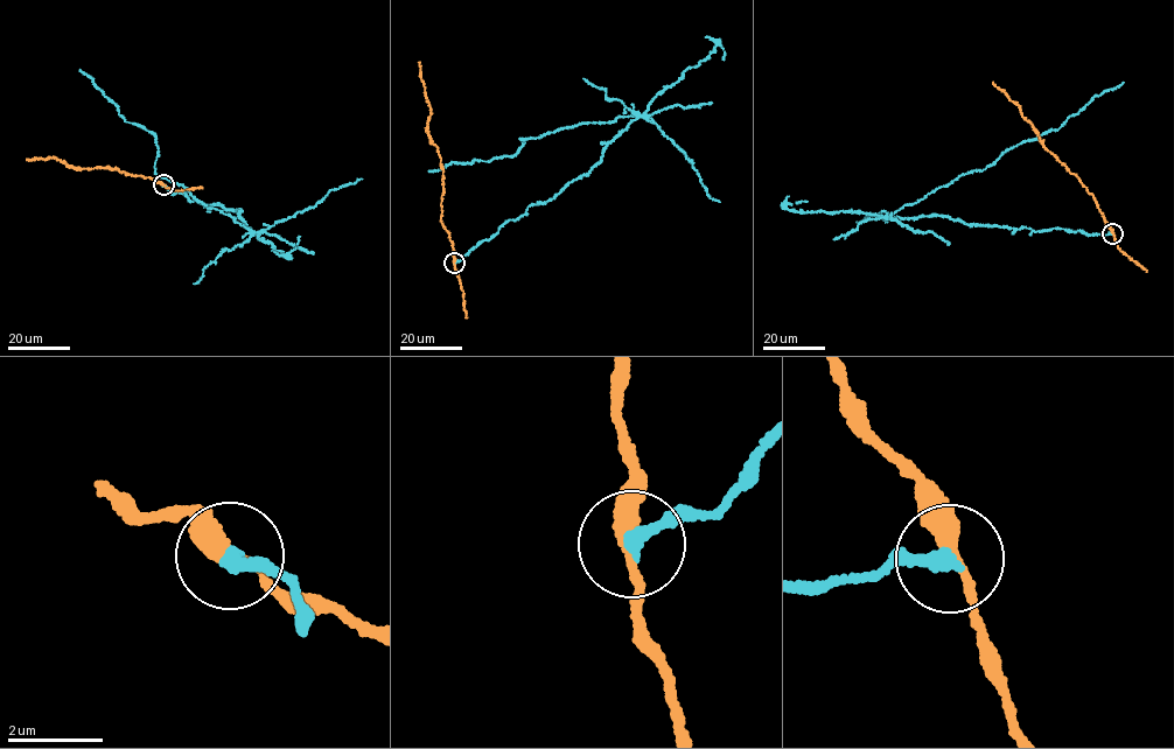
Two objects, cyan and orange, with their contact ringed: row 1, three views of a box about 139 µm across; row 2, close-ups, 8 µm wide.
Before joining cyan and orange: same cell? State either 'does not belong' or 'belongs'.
does not belong

